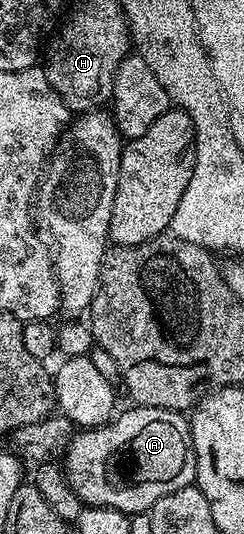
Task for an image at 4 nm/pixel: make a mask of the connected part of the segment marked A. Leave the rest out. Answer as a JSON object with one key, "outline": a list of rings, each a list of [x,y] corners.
{"outline":[[[133,405],[130,408],[130,411],[122,415],[120,412],[101,427],[78,430],[63,451],[63,470],[71,489],[75,489],[82,504],[110,507],[133,517],[136,511],[148,512],[155,501],[159,501],[159,497],[167,497],[167,493],[175,493],[175,489],[190,486],[197,478],[197,458],[189,432],[189,419],[182,412],[168,411],[165,407]]]}

